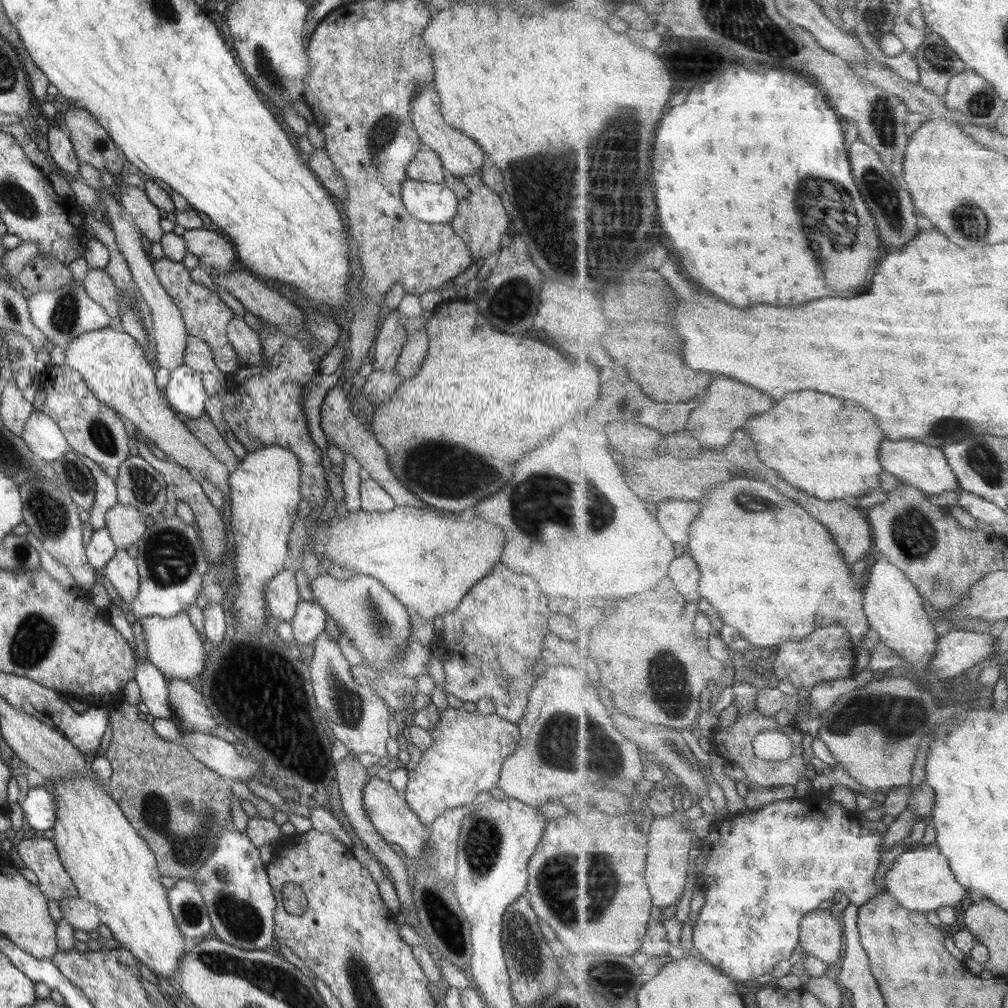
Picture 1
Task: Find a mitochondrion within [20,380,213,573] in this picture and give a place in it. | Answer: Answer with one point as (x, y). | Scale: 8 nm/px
(49, 514)

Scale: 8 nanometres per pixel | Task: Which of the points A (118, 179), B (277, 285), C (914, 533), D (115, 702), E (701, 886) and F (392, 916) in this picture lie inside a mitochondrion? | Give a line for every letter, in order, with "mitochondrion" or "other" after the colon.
A: other
B: other
C: mitochondrion
D: other
E: other
F: other

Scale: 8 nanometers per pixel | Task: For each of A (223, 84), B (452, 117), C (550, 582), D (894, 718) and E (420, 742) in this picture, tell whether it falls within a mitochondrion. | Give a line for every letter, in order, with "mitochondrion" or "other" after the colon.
A: other
B: other
C: other
D: mitochondrion
E: other

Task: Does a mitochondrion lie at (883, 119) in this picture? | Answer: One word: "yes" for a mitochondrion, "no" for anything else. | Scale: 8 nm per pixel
yes

